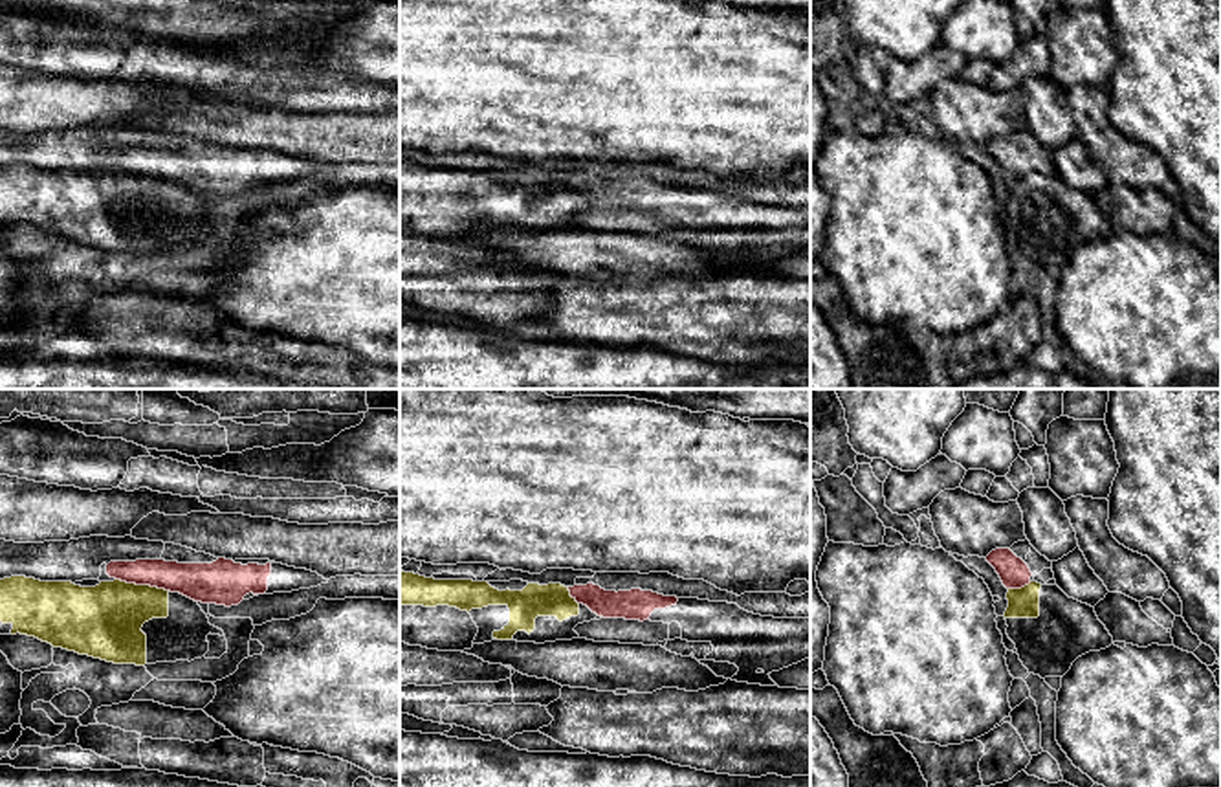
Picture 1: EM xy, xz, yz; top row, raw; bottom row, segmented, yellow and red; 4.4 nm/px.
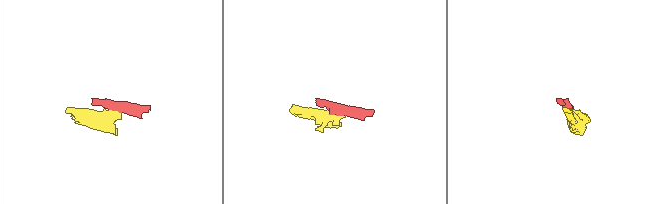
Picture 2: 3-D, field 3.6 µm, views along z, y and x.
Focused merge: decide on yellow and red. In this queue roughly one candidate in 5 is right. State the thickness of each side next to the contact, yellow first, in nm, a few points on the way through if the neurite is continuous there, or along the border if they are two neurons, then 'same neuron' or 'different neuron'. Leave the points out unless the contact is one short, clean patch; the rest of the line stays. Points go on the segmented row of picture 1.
320 nm thick on the yellow side, 160 nm on the other; border along xy (116, 578), (167, 591); different neuron

